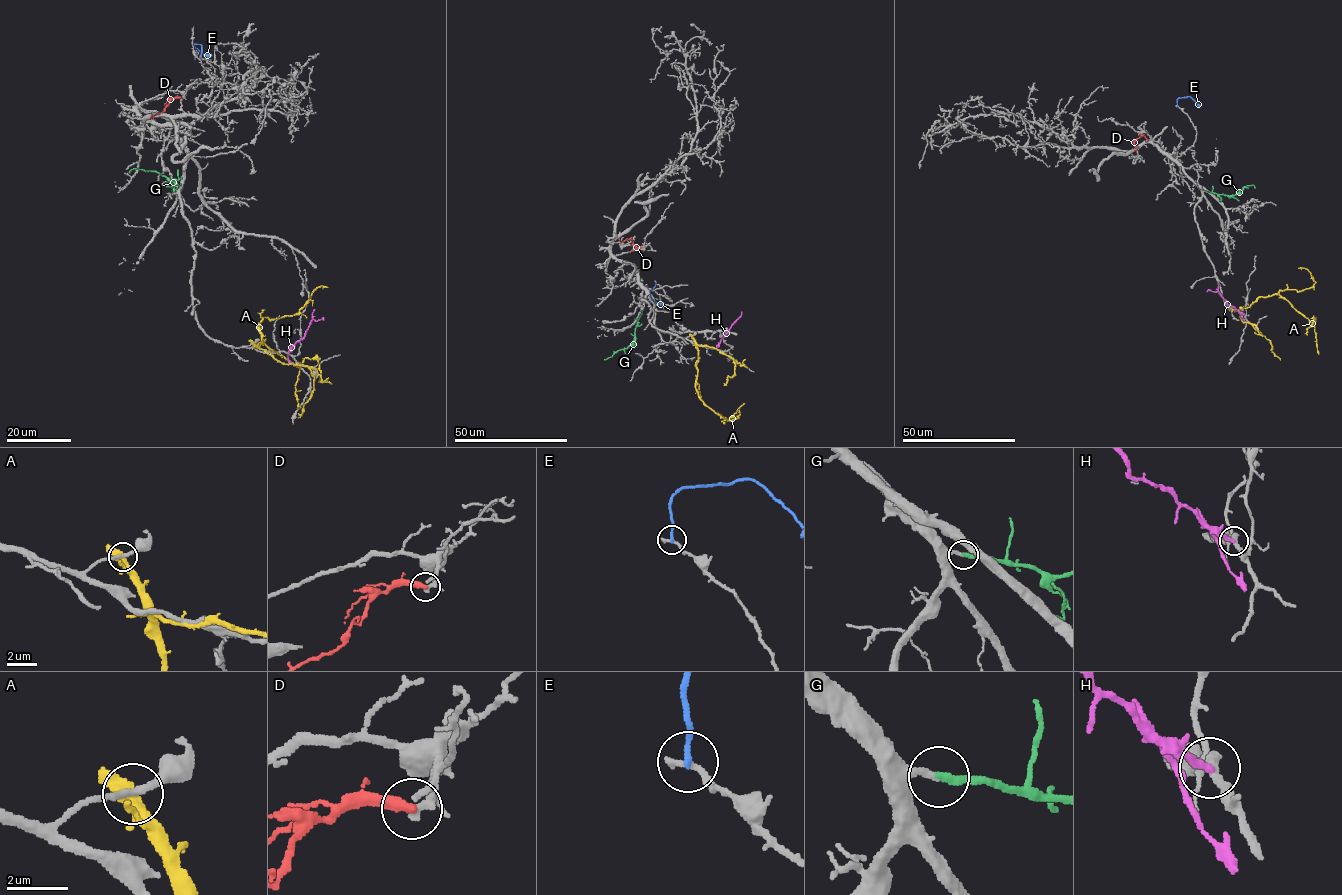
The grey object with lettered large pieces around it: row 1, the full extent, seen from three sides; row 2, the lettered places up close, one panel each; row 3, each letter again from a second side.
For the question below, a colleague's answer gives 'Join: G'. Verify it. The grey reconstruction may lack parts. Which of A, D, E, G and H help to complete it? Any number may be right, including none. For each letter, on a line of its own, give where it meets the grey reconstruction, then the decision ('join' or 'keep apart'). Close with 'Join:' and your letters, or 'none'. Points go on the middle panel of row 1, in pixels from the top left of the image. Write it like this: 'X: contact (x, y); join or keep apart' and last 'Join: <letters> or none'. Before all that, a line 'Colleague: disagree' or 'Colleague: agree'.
Colleague: agree
A: contact (692, 336); keep apart
D: contact (642, 246); keep apart
E: contact (655, 282); keep apart
G: contact (642, 310); join
H: contact (716, 348); keep apart
Join: G

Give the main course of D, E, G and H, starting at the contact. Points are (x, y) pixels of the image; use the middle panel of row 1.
D: (642, 246), (637, 248), (630, 239), (619, 239)
E: (656, 282), (650, 297), (656, 303), (663, 302)
G: (642, 310), (633, 342), (604, 360)
H: (716, 348), (742, 312)

